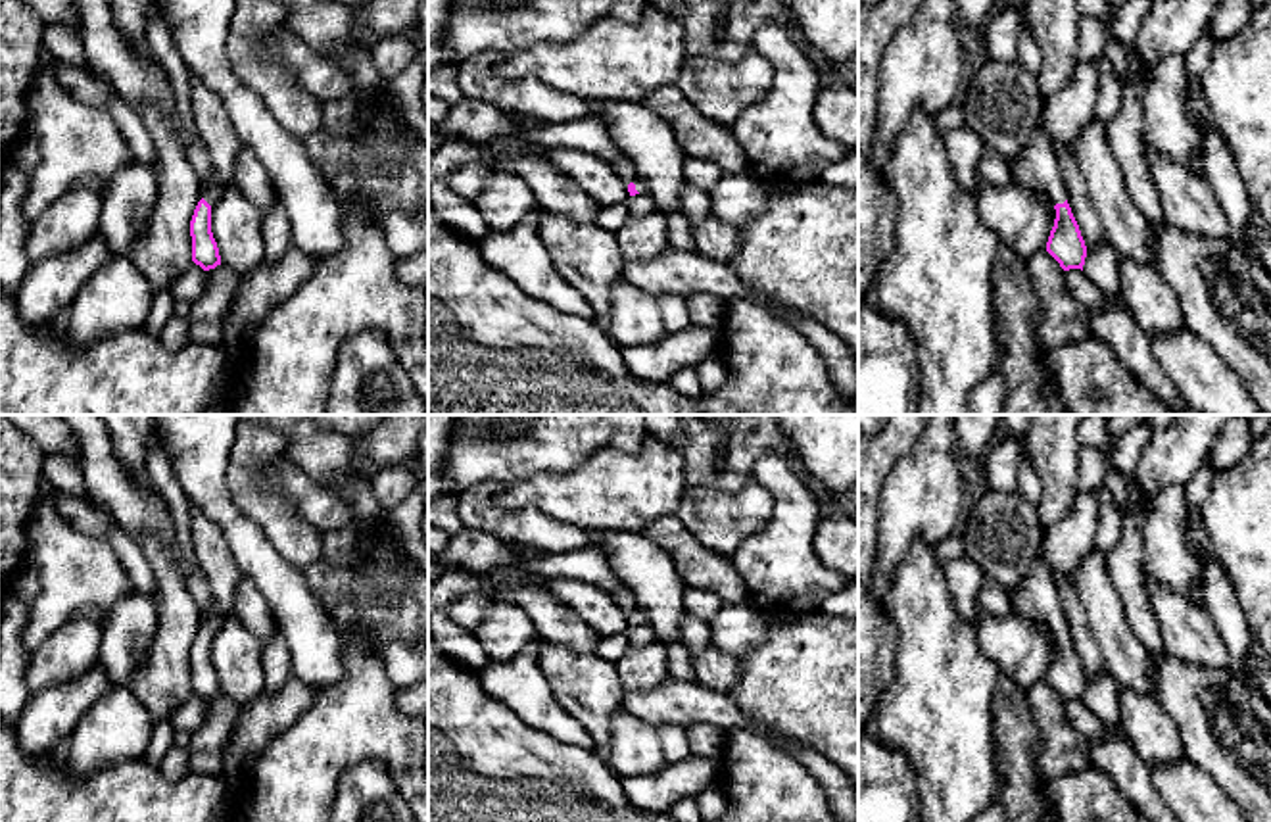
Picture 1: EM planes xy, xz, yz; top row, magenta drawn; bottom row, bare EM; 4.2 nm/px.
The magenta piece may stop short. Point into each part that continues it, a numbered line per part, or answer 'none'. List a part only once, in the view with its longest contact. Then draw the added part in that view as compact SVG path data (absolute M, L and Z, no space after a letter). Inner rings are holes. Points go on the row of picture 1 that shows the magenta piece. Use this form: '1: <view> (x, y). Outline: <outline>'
1: yz (1037, 168). Outline: M1044 119L1039 123L1023 154L1010 159L1010 169L1014 184L1046 194L1054 206L1067 200L1056 148L1050 142Z

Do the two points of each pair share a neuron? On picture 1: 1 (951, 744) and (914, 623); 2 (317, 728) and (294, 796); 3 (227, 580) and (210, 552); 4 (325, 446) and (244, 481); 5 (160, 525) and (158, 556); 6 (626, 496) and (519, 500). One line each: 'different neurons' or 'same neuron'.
1: same neuron
2: same neuron
3: same neuron
4: different neurons
5: different neurons
6: same neuron

